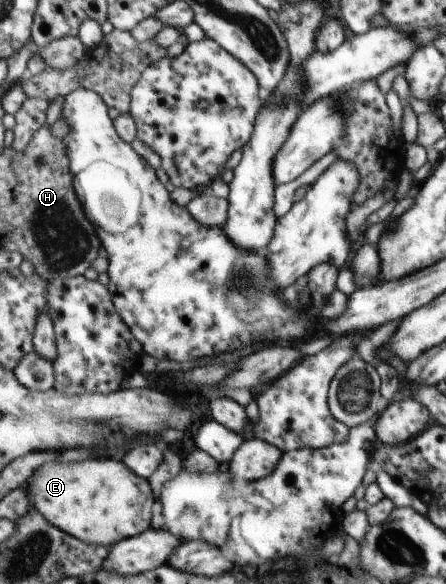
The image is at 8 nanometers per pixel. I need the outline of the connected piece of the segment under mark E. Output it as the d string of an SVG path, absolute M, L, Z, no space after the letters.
M120 457L86 459L82 462L57 460L51 464L44 464L36 470L28 488L33 505L47 517L47 520L69 534L94 545L113 548L122 540L146 533L153 526L153 506L157 502L153 486L147 478L131 470Z

